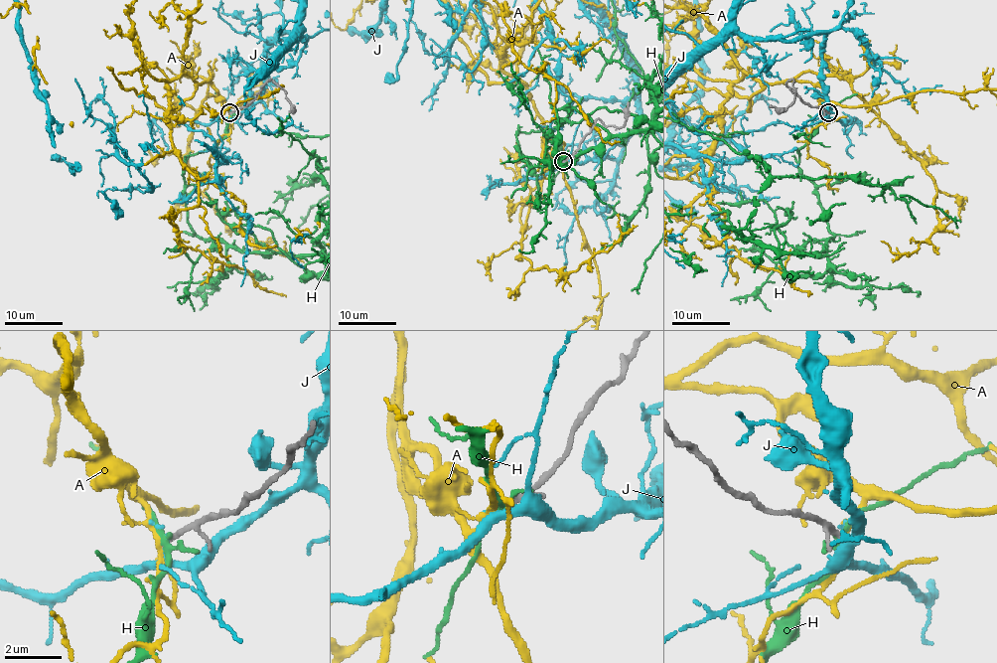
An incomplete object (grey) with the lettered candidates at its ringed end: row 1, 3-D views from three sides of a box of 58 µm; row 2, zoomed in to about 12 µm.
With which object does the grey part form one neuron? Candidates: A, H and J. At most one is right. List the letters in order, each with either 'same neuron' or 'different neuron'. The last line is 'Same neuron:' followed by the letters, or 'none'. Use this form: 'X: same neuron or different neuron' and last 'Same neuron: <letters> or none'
A: different neuron
H: different neuron
J: different neuron
Same neuron: none

